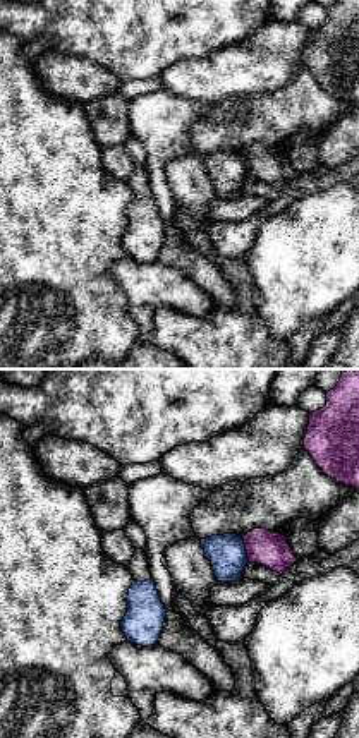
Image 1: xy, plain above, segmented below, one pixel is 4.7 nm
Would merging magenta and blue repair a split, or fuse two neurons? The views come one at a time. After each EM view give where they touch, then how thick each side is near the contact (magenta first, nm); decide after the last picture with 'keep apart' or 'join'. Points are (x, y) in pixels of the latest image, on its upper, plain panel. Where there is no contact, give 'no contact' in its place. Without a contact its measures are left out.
meets magenta at (246, 165); 170 nm thick on the magenta side, 180 nm on the other

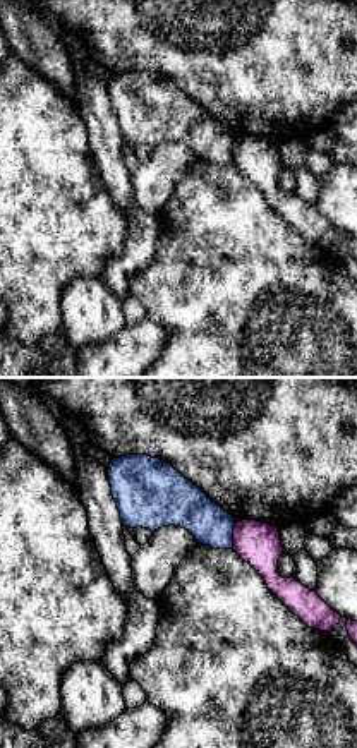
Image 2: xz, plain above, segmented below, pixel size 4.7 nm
meets magenta at (234, 151); 200 nm thick on the magenta side, 190 nm on the other

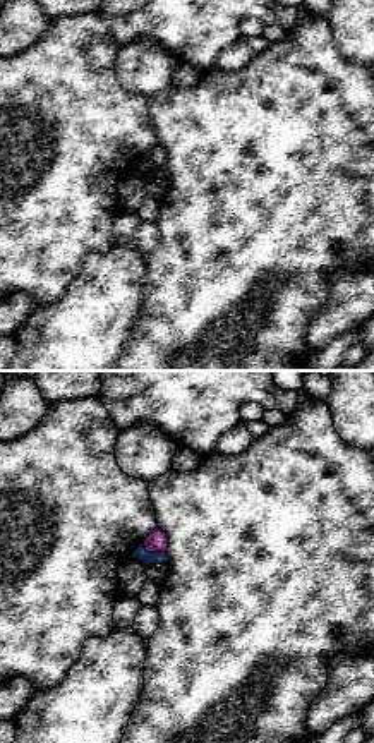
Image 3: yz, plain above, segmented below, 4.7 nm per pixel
meets magenta at (153, 167); 100 nm thick on the magenta side, 60 nm on the other

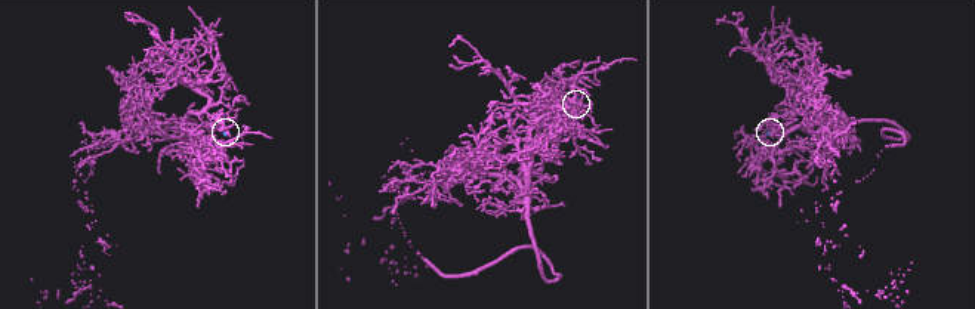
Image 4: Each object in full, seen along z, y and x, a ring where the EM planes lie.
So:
keep apart

